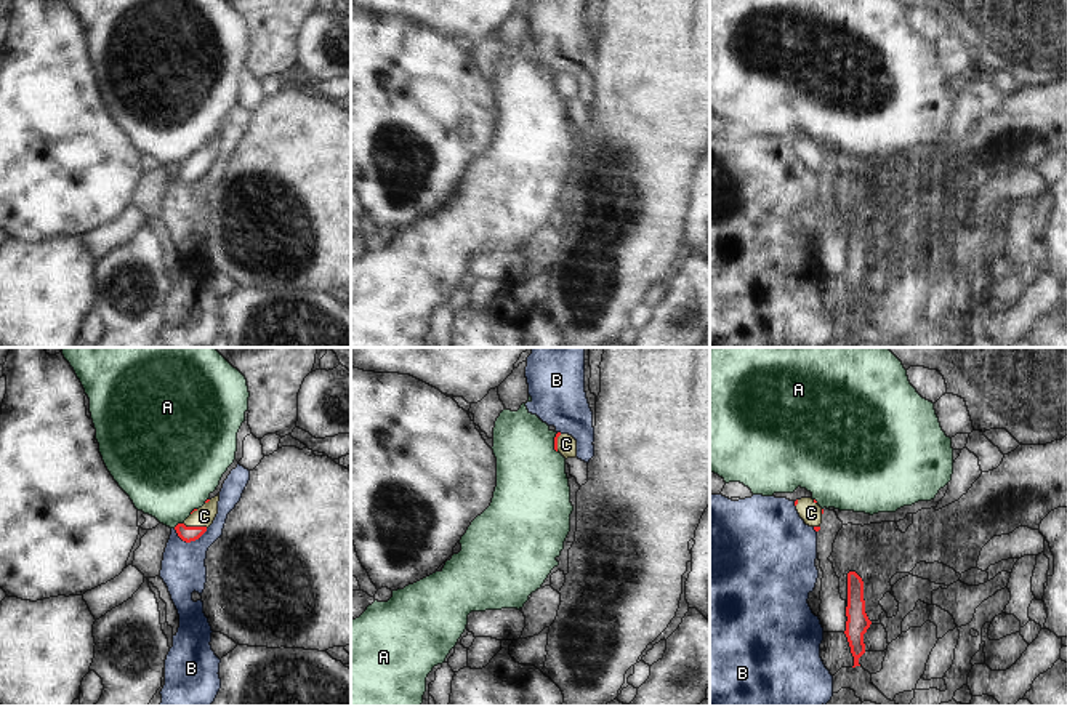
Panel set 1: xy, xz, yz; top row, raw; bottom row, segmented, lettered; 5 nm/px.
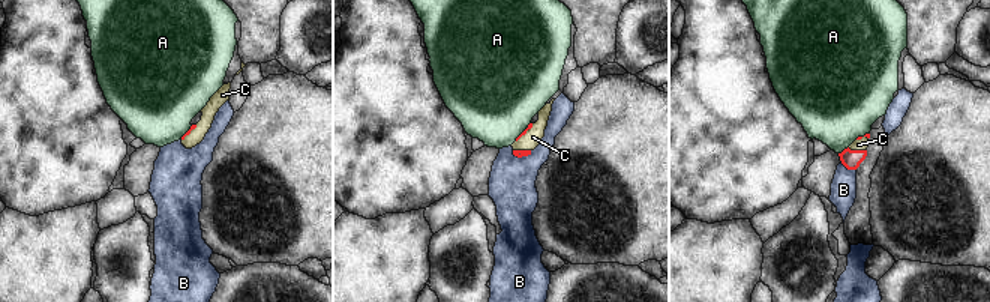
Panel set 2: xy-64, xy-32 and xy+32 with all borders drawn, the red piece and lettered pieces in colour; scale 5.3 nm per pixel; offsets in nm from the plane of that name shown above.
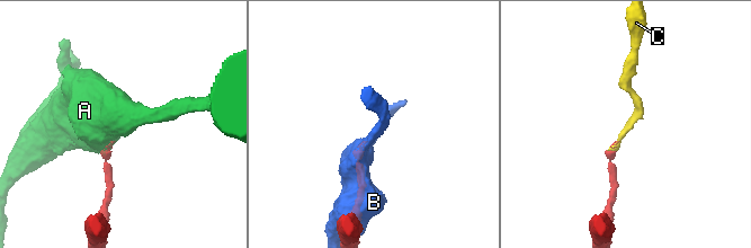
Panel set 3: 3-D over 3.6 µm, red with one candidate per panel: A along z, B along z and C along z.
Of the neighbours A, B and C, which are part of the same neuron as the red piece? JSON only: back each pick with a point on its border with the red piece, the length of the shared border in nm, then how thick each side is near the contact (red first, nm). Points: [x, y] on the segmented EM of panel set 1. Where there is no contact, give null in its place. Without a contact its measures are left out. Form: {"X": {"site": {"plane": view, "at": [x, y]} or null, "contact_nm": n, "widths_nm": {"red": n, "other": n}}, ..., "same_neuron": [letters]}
{"C": {"site": {"plane": "xy", "at": [196, 527]}, "contact_nm": 130, "widths_nm": {"red": 80, "other": 100}}, "same_neuron": ["C"]}

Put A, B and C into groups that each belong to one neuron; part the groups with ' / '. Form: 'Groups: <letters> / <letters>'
Groups: A / B / C.

